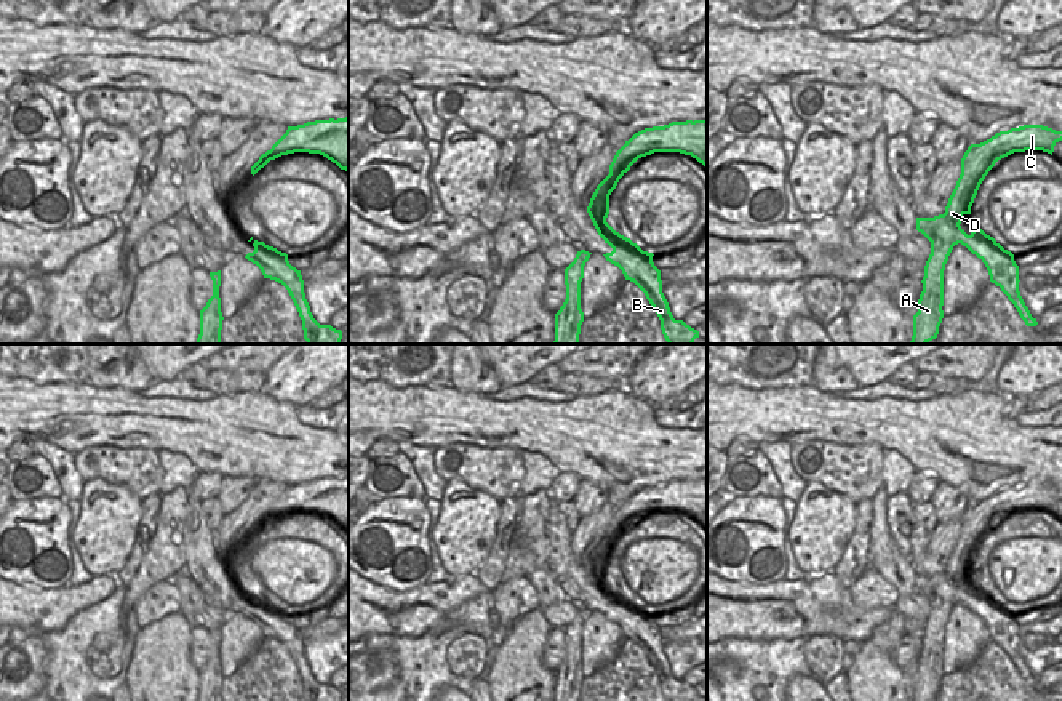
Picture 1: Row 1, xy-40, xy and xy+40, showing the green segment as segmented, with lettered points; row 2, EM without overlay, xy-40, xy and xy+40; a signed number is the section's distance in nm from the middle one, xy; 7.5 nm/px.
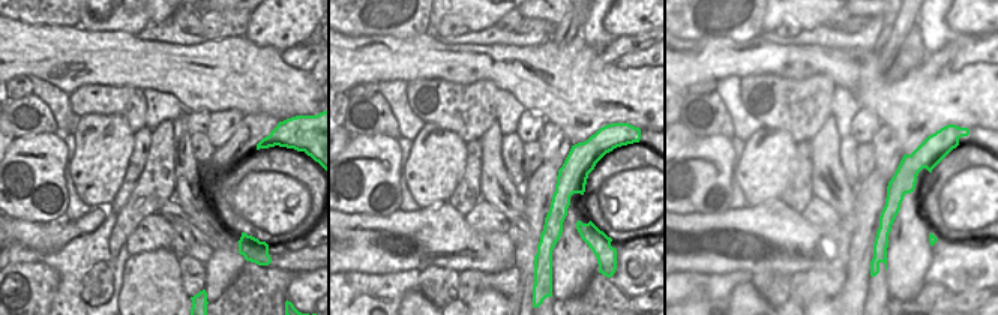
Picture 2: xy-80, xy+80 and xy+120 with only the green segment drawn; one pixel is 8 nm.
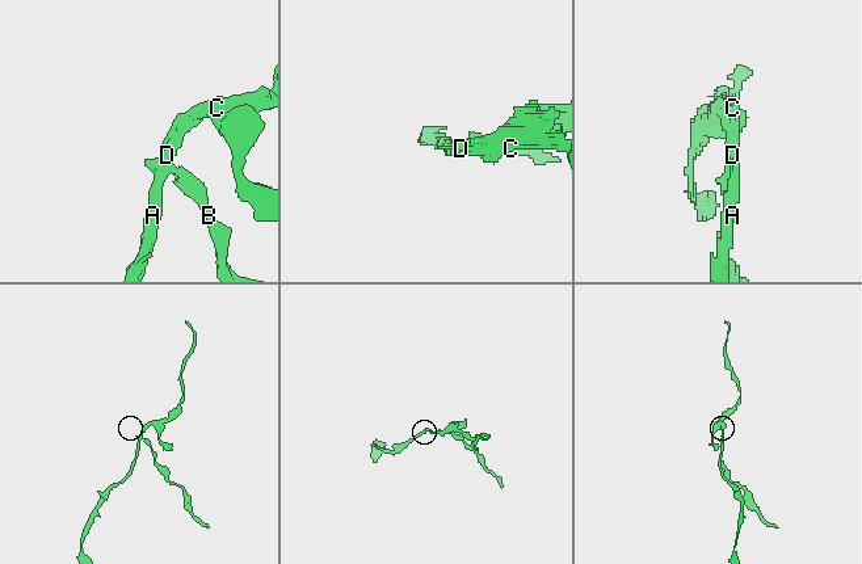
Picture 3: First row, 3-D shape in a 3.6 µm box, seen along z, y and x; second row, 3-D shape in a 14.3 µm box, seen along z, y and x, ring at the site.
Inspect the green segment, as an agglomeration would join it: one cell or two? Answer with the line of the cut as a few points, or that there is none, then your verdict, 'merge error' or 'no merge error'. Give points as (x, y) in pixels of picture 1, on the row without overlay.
cut xy+40 (958, 581), (954, 591), (954, 602); merge error

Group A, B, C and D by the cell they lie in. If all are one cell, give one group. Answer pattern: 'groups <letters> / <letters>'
groups A C D / B

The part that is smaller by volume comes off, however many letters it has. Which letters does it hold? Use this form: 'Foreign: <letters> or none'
Foreign: B

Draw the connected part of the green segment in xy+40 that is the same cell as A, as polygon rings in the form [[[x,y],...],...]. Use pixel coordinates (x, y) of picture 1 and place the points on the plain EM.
[[[1024,483],[1019,487],[1011,487],[1008,490],[1000,490],[990,498],[980,503],[971,503],[961,517],[961,533],[956,544],[948,557],[945,571],[934,576],[916,576],[916,589],[921,591],[931,600],[931,613],[924,624],[924,635],[921,639],[923,650],[918,658],[918,671],[913,674],[913,695],[910,701],[929,701],[937,696],[939,685],[944,677],[944,629],[948,615],[955,605],[955,584],[961,583],[964,573],[971,573],[971,565],[977,554],[977,549],[995,525],[995,522],[1014,511],[1025,509],[1043,509],[1052,514],[1054,504],[1062,499],[1062,490],[1043,483]]]

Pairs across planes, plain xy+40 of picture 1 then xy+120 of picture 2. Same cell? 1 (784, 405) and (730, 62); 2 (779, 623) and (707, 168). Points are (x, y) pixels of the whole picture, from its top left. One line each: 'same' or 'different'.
1: same
2: different

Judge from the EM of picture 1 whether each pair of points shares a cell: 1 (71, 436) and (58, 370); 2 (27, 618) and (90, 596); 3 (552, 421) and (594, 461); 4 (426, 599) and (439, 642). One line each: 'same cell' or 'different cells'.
1: different cells
2: same cell
3: same cell
4: different cells

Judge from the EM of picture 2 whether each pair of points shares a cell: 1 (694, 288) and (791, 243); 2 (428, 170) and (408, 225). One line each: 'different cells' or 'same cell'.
1: different cells
2: different cells

